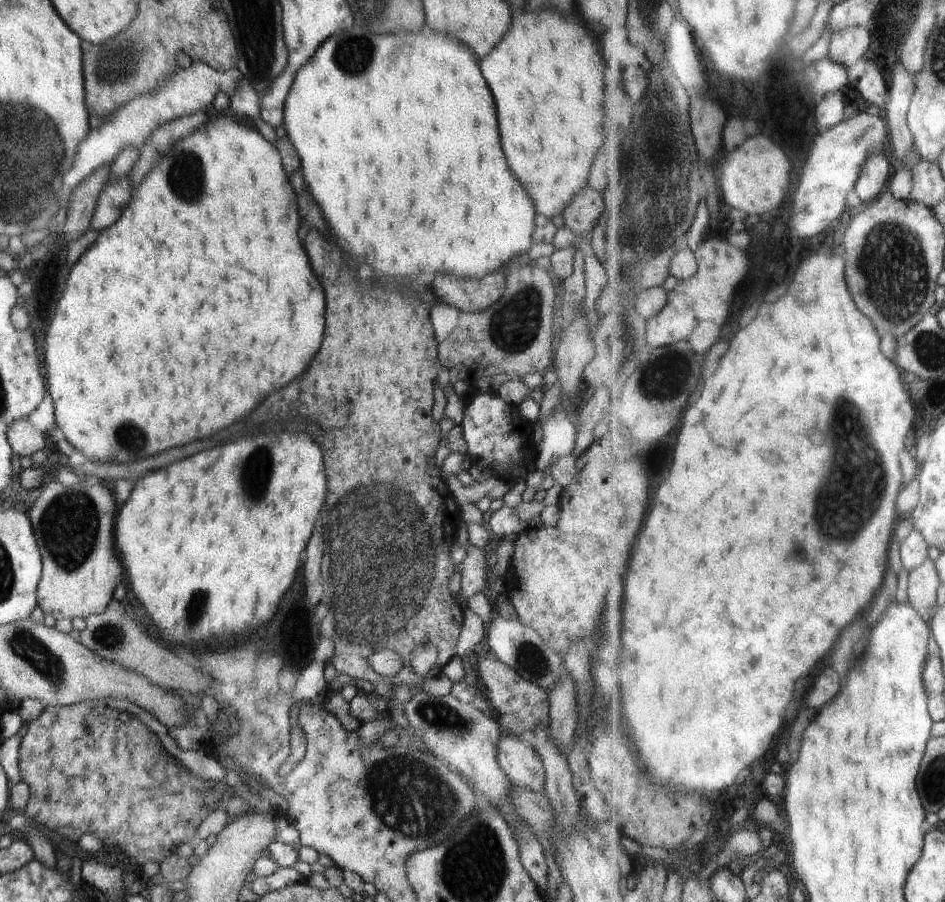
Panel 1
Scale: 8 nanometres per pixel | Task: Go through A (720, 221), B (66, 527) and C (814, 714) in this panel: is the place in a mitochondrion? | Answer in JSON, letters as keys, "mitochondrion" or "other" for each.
{"A":"other","B":"mitochondrion","C":"other"}

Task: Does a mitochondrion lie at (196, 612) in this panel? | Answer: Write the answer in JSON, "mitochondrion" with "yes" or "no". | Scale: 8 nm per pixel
{"mitochondrion":"yes"}

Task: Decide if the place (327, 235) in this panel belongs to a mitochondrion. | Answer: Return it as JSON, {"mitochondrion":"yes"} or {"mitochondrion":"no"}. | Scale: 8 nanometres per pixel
{"mitochondrion":"no"}

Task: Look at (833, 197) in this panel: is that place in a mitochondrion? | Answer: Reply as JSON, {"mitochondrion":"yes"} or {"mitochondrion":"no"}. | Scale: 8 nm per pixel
{"mitochondrion":"no"}

